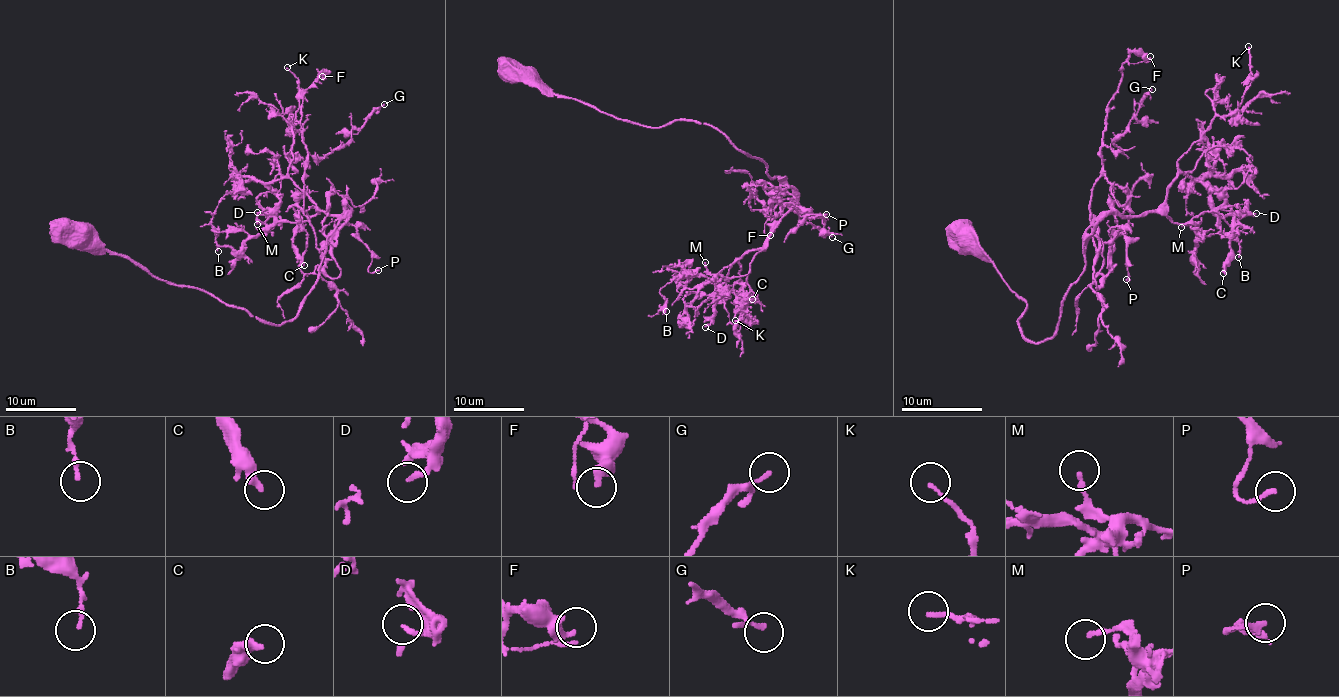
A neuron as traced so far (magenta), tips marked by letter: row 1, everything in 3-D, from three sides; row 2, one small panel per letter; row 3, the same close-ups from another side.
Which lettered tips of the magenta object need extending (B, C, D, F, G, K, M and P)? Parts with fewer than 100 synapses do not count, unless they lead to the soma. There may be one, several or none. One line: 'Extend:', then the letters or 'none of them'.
Extend: none of them

